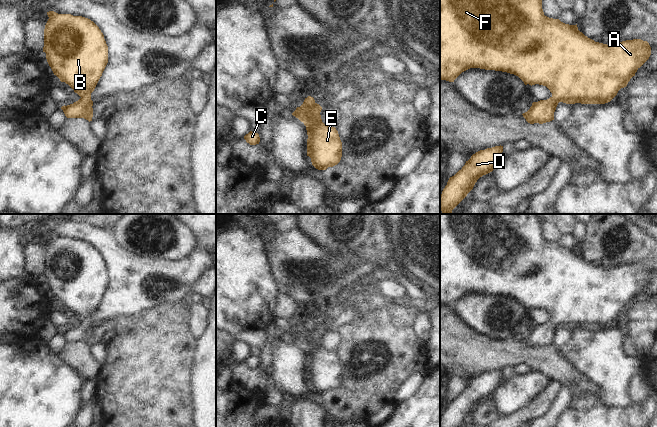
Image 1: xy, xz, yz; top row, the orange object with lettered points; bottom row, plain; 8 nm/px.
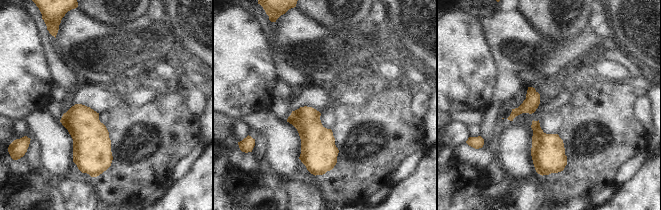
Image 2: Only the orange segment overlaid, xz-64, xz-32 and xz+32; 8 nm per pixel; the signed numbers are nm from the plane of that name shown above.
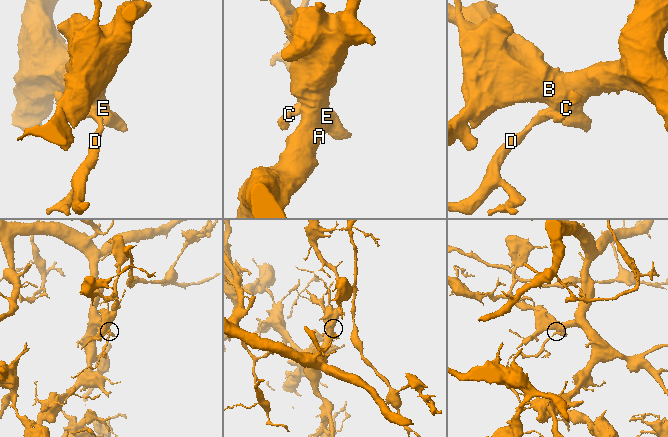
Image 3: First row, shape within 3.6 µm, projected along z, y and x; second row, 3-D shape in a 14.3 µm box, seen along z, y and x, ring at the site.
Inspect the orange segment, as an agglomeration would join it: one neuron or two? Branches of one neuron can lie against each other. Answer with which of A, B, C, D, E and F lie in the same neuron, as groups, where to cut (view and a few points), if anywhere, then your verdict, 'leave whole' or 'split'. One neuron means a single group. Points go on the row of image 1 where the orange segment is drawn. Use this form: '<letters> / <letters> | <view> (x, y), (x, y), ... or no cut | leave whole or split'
A B C D E F | no cut | leave whole

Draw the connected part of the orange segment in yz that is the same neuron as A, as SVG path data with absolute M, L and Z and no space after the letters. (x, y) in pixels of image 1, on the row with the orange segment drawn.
M440 0L440 80L454 82L462 72L470 68L480 68L514 74L525 85L539 84L546 86L552 93L552 96L547 100L533 102L530 109L522 114L530 124L543 124L554 120L554 112L559 102L566 104L605 104L610 102L621 88L627 86L630 79L635 76L637 70L649 59L650 55L651 47L649 43L641 39L626 40L612 46L595 42L580 32L577 24L569 25L561 22L559 19L545 16L542 9L542 0Z

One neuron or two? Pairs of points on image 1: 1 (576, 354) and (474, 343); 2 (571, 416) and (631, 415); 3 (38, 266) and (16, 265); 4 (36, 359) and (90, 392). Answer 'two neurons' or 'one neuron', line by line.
1: two neurons
2: one neuron
3: two neurons
4: two neurons

